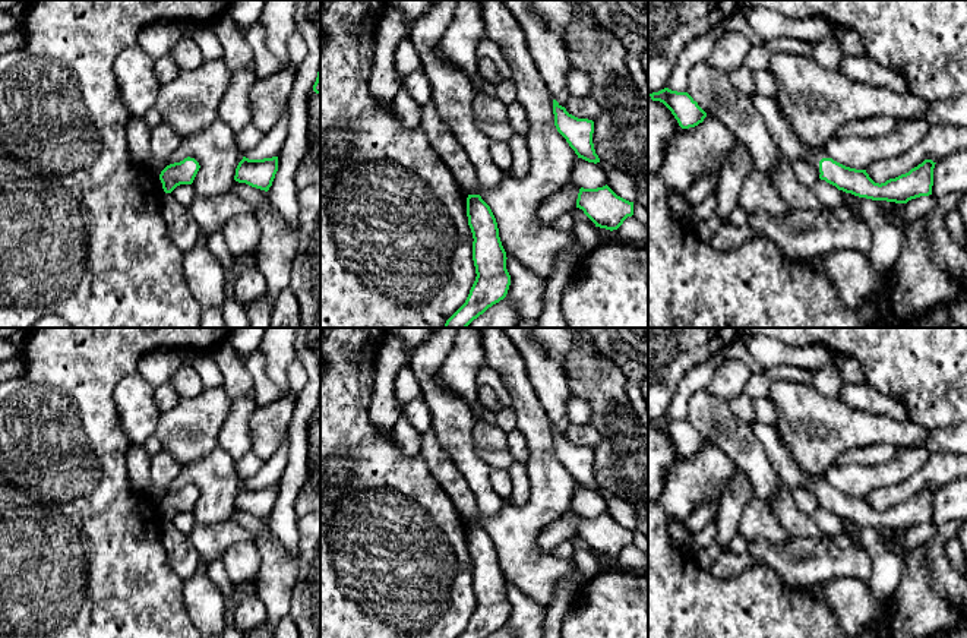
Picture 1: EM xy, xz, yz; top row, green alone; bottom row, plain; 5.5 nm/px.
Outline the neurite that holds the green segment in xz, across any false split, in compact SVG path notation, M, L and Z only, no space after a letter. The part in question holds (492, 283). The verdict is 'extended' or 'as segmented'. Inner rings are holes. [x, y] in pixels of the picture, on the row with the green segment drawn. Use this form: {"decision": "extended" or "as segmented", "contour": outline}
{"decision": "as segmented", "contour": "M468 195L467 217L474 239L473 260L477 277L465 303L443 328L467 328L489 307L503 300L511 285L511 275L506 269L508 258L496 218L480 195Z"}

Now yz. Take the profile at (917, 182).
{"decision": "extended", "contour": "M759 94L749 95L753 107L762 116L770 136L783 155L791 162L809 160L819 173L819 179L838 190L872 200L907 203L911 199L932 195L933 168L932 160L925 160L908 173L885 183L875 183L866 170L846 167L828 157L825 146L806 148L794 133L790 121L783 114L775 98Z"}

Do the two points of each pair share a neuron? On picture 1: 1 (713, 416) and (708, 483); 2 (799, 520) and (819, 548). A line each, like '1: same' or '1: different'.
1: different
2: different

